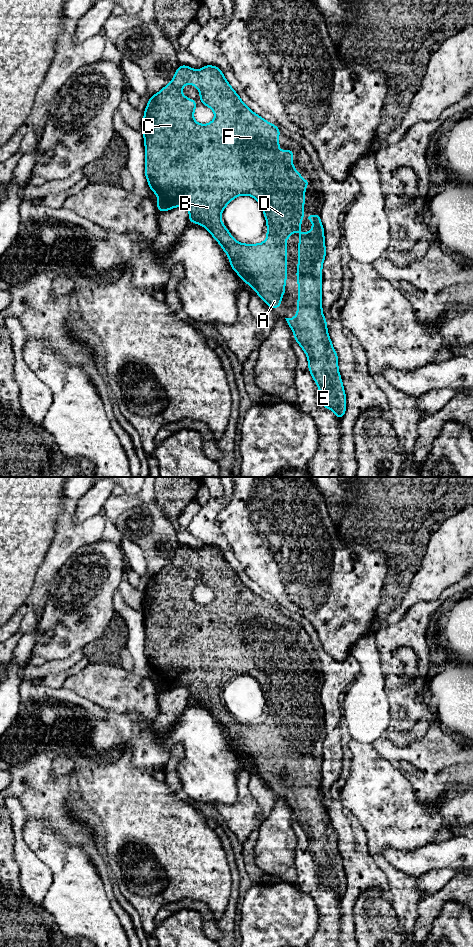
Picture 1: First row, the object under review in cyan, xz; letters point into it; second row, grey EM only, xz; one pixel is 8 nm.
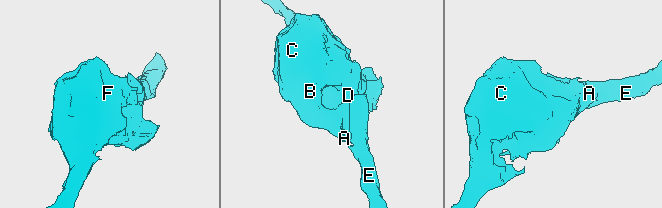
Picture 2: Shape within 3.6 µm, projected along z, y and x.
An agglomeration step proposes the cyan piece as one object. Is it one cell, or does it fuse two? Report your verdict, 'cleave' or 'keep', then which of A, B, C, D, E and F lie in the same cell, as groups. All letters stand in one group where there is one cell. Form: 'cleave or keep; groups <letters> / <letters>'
keep; groups A B C D E F

